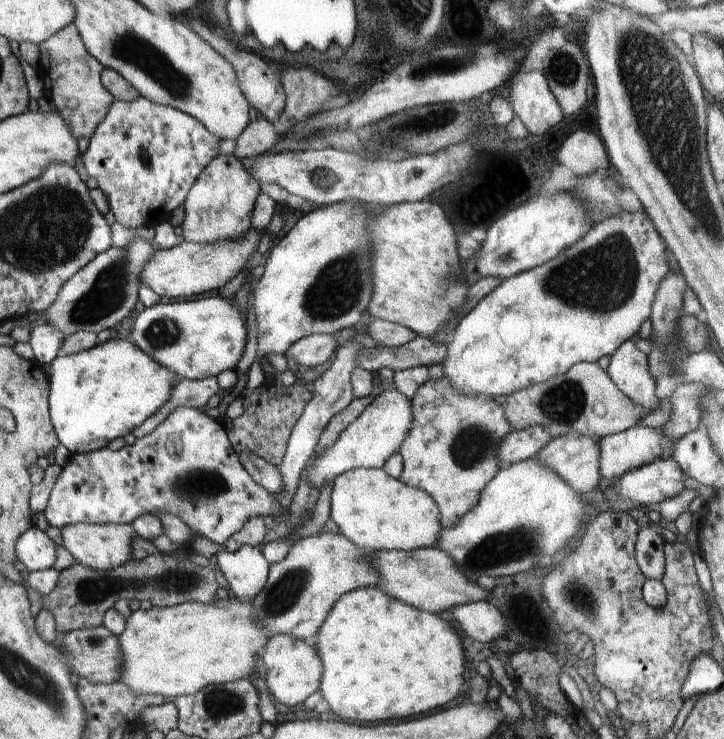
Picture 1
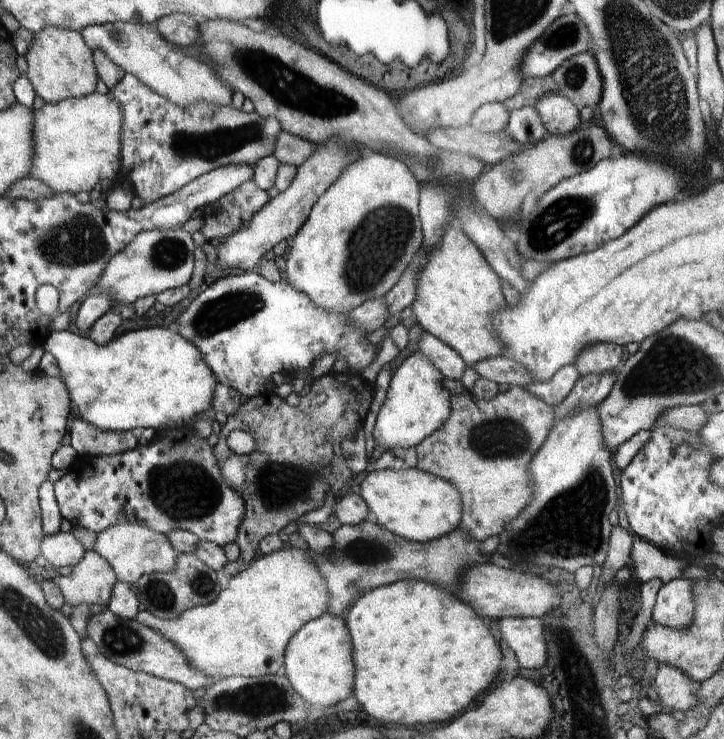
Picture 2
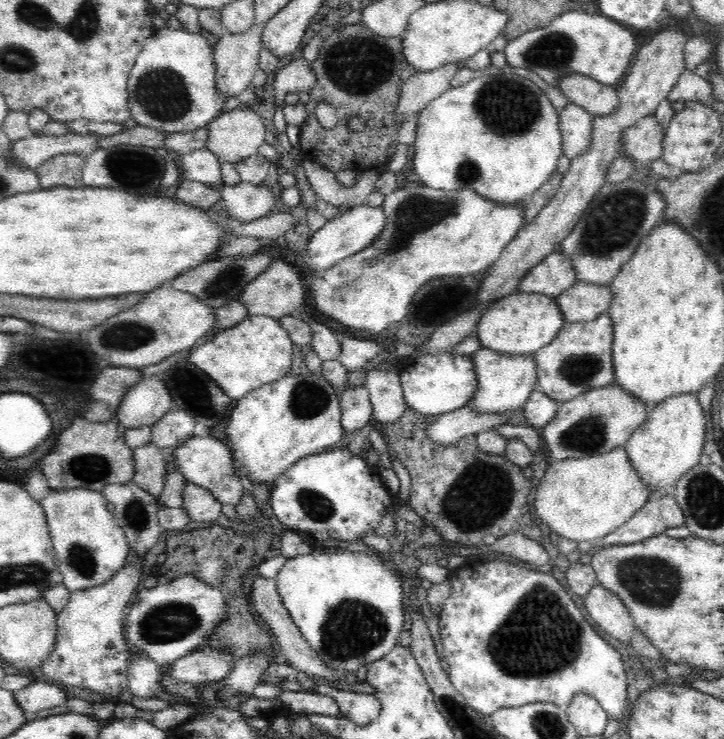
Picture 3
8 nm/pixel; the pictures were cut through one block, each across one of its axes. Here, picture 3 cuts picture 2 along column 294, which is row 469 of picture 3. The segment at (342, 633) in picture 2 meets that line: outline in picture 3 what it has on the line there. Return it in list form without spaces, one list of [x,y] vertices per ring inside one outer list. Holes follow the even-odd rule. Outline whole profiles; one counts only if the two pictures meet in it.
[[[676,394],[664,402],[658,402],[646,416],[644,422],[632,432],[632,436],[625,444],[630,462],[640,474],[640,481],[650,487],[650,498],[658,498],[667,493],[663,491],[668,486],[677,485],[686,472],[700,462],[702,446],[704,446],[704,434],[706,434],[706,422],[708,415],[704,415],[697,394]]]

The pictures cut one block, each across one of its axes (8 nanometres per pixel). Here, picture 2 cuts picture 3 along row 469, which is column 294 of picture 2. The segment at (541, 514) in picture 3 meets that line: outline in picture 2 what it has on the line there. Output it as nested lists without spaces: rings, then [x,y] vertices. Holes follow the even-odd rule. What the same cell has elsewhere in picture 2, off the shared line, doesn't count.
[[[287,545],[254,560],[244,572],[227,579],[222,592],[212,604],[186,610],[174,620],[160,620],[151,612],[142,609],[135,619],[140,624],[156,630],[160,636],[170,640],[172,644],[178,644],[178,648],[182,650],[186,660],[192,664],[192,668],[200,670],[202,674],[210,676],[214,681],[234,676],[276,675],[276,672],[282,672],[286,647],[294,638],[294,634],[311,620],[316,620],[328,612],[326,580],[322,578],[318,566],[310,560],[306,552],[308,549],[302,550]]]

